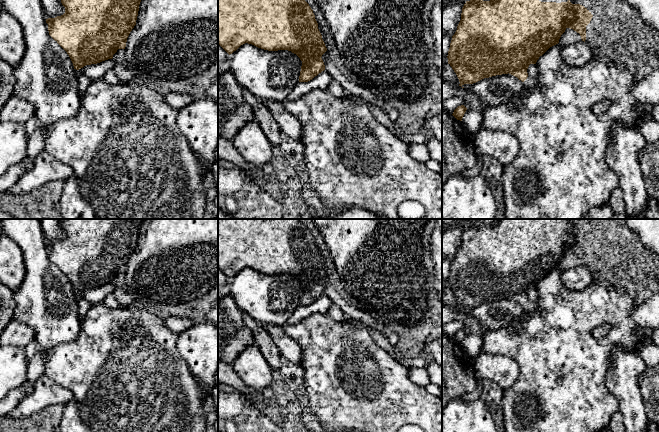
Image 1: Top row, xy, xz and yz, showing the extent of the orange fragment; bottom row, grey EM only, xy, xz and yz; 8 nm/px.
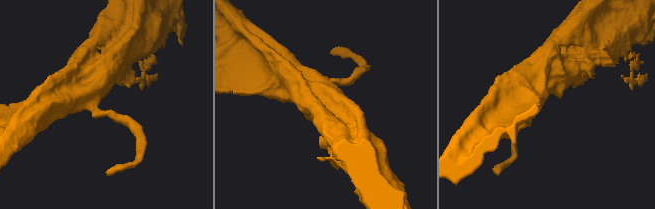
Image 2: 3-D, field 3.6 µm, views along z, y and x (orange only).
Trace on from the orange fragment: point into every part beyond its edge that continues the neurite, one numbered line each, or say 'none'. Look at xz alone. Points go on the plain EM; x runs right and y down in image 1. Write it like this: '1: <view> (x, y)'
none

